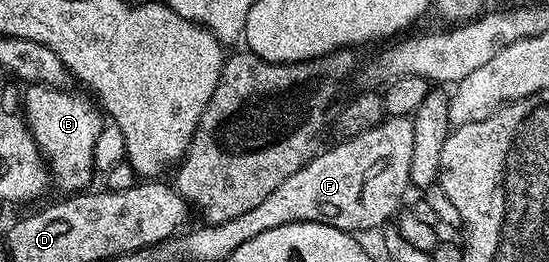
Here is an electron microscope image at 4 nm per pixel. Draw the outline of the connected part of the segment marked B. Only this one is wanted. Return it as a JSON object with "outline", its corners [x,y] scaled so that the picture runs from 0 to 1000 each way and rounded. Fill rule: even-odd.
{"outline":[[[60,317],[47,344],[38,363],[38,405],[49,485],[64,550],[71,557],[71,588],[89,626],[89,668],[98,710],[102,698],[115,737],[144,737],[164,718],[166,664],[173,668],[177,653],[171,557],[177,553],[179,515],[191,481],[189,443],[164,374],[158,382],[151,363],[135,363],[124,340]]]}

